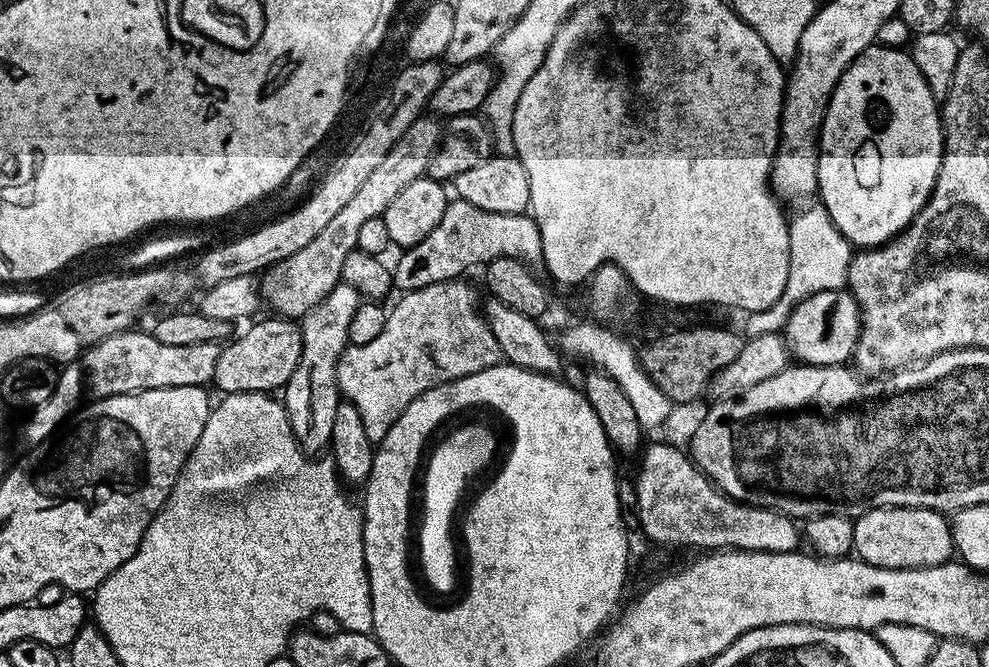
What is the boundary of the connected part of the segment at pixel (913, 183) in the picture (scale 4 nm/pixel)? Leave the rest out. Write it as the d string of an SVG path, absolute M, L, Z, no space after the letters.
M879 42L872 44L844 71L842 78L832 91L832 97L828 103L828 109L824 115L824 125L820 128L820 157L818 158L818 200L826 206L826 210L834 217L834 226L842 230L846 238L857 249L877 248L878 245L893 240L902 229L907 226L922 210L922 206L930 198L934 190L934 182L938 178L938 170L942 166L942 154L944 153L944 125L942 123L942 112L938 102L914 58L904 48L888 48Z

